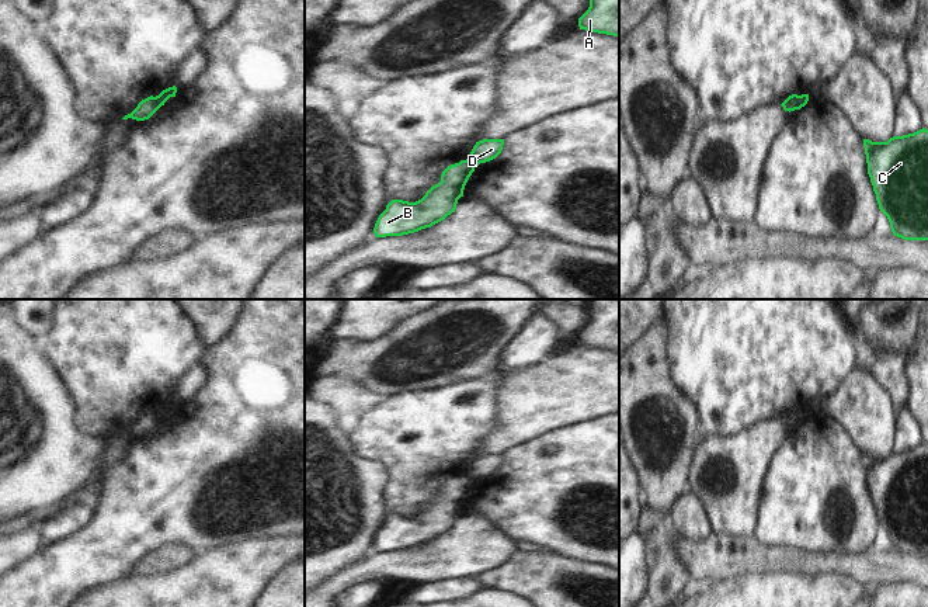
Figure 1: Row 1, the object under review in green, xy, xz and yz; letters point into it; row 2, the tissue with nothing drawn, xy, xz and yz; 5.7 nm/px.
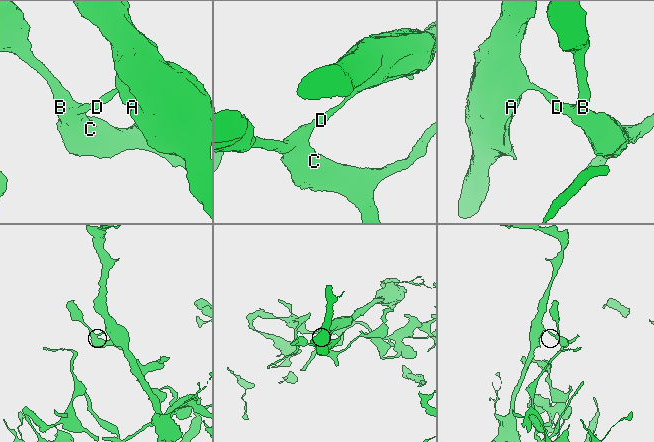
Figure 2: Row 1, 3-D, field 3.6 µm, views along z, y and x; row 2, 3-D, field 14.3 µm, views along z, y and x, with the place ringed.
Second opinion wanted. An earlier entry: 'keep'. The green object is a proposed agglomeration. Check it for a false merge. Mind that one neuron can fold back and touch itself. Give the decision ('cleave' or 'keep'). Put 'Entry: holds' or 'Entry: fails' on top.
Entry: fails
cleave

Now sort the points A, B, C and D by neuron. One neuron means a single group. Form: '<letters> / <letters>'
A D / B C

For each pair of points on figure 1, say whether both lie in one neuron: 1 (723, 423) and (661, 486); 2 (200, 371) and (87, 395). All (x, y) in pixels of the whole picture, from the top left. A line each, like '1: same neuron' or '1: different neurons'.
1: different neurons
2: different neurons

